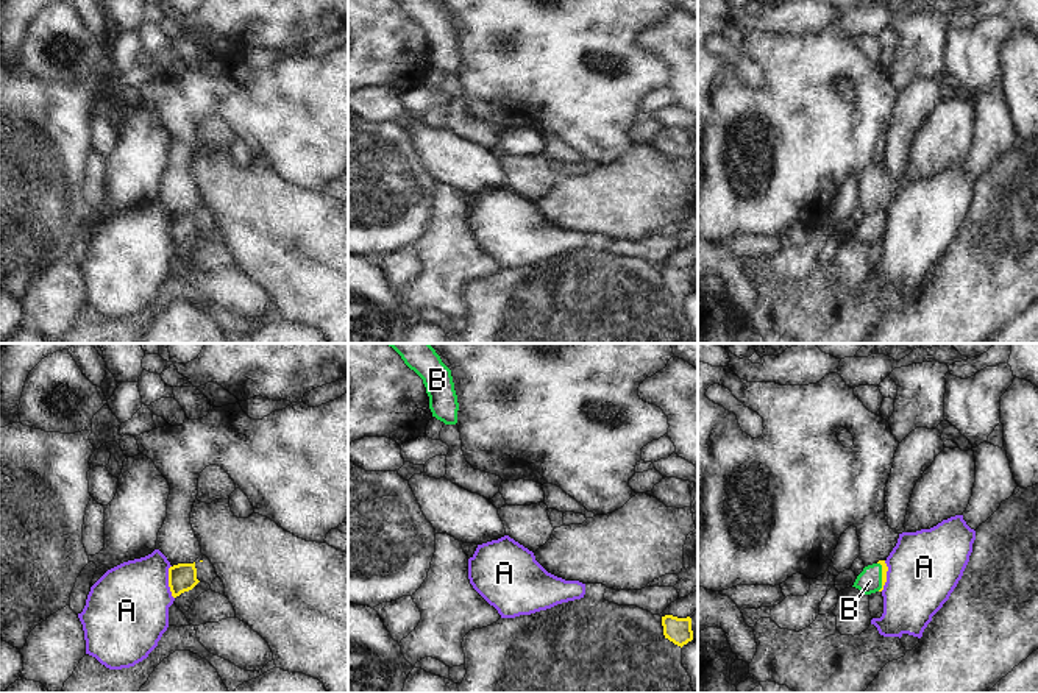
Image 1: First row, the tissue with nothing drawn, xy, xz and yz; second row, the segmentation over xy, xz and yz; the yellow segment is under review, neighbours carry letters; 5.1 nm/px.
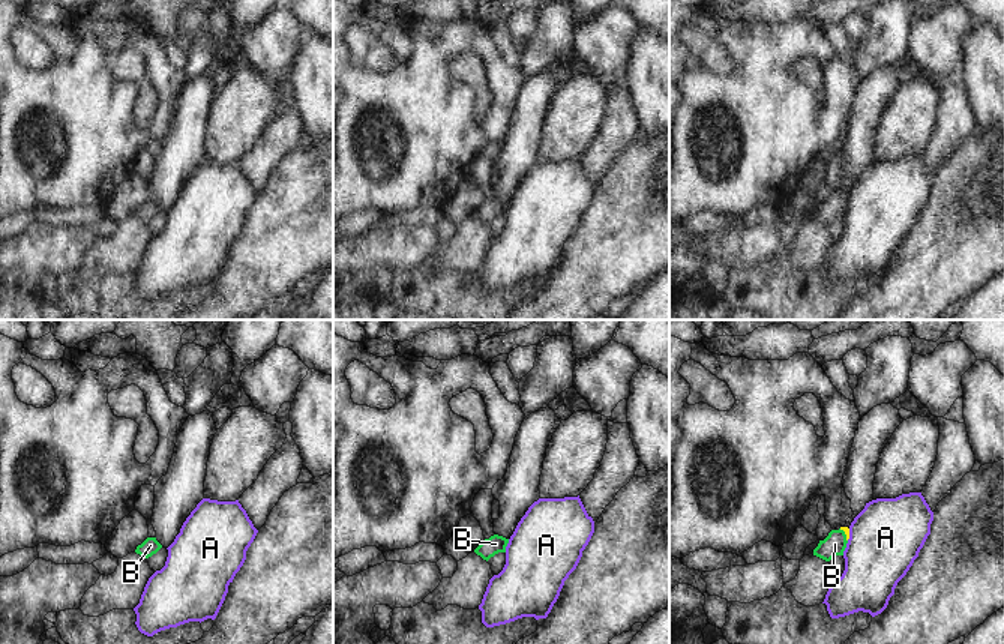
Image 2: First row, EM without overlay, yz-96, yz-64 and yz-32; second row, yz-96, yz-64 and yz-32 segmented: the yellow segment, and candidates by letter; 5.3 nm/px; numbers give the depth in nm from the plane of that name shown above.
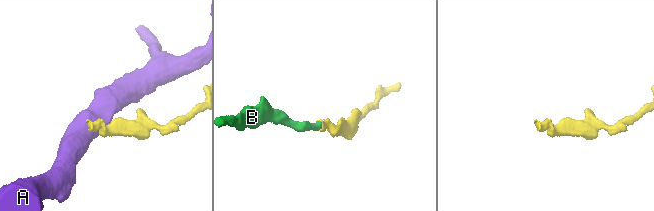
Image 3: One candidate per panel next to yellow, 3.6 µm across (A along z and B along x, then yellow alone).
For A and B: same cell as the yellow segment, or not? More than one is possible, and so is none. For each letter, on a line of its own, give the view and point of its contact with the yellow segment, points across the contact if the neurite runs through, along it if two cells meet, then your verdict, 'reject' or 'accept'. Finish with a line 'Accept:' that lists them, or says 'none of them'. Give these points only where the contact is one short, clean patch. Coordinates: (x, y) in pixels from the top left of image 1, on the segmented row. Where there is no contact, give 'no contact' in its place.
A: contact xy (169, 582); reject
B: contact yz (882, 576); way yz (882, 562), (882, 576), (874, 576), (870, 581); accept
Accept: B

